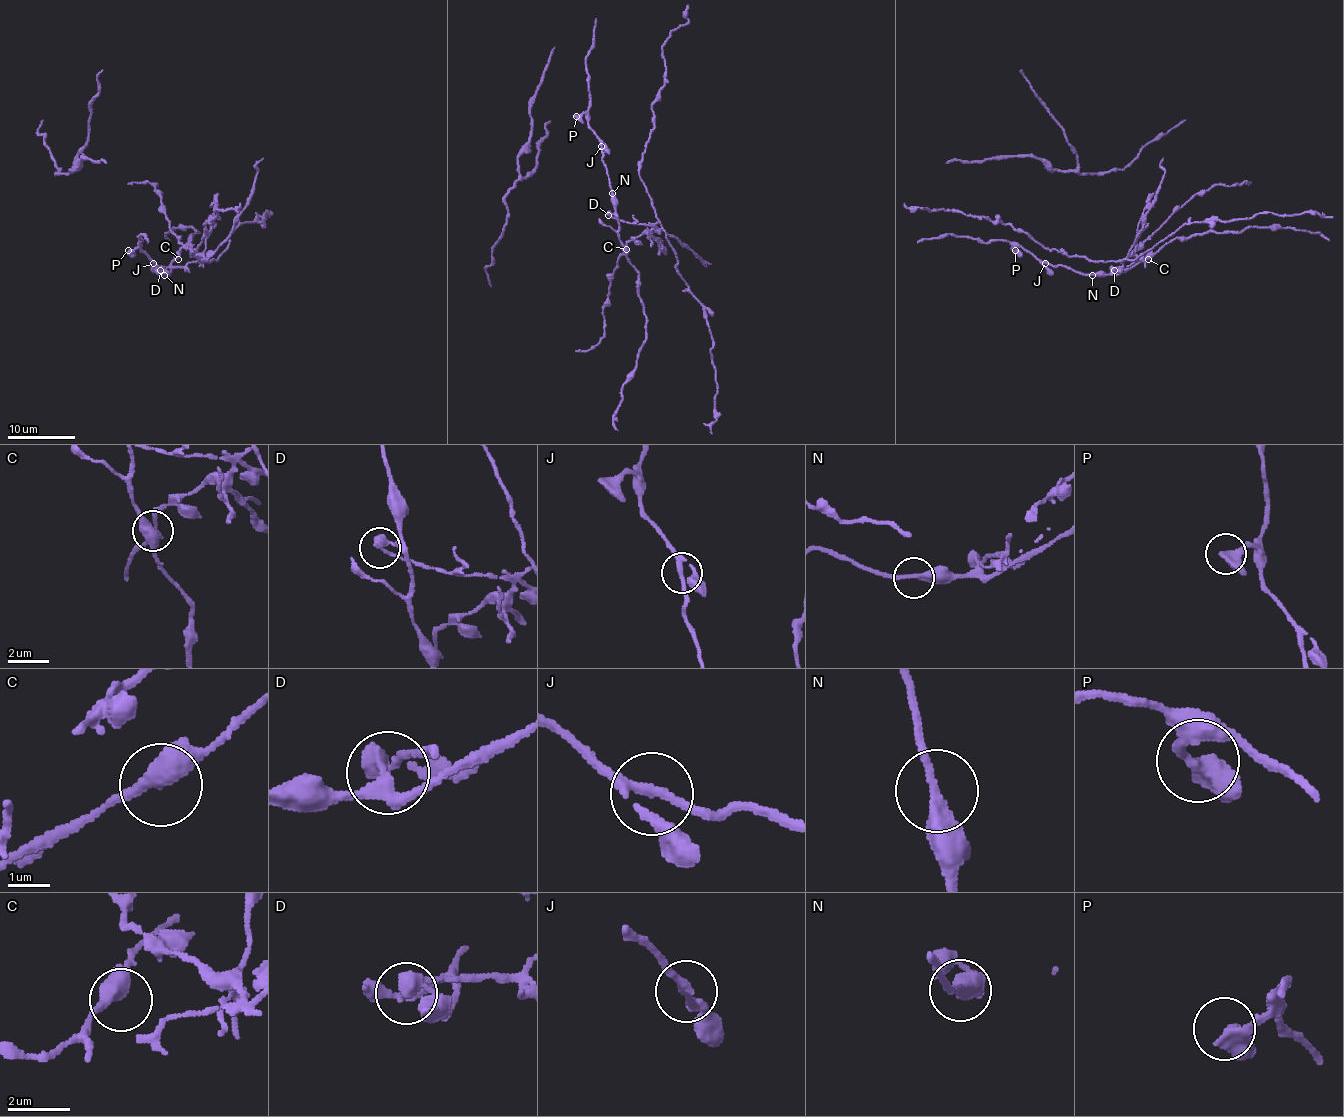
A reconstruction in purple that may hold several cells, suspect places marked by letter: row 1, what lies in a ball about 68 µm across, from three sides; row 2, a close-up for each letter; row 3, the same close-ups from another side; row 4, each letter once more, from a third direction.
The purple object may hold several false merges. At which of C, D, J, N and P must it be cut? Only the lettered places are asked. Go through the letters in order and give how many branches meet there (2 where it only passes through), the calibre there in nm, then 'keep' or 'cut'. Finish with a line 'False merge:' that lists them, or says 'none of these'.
C: 3 branches meet; 380 nm thick; keep
D: 2 branches meet; 340 nm thick; cut
J: 3 branches meet; 200 nm thick; keep
N: 2 branches meet; 300 nm thick; keep
P: 2 branches meet; 420 nm thick; keep
False merge: D

